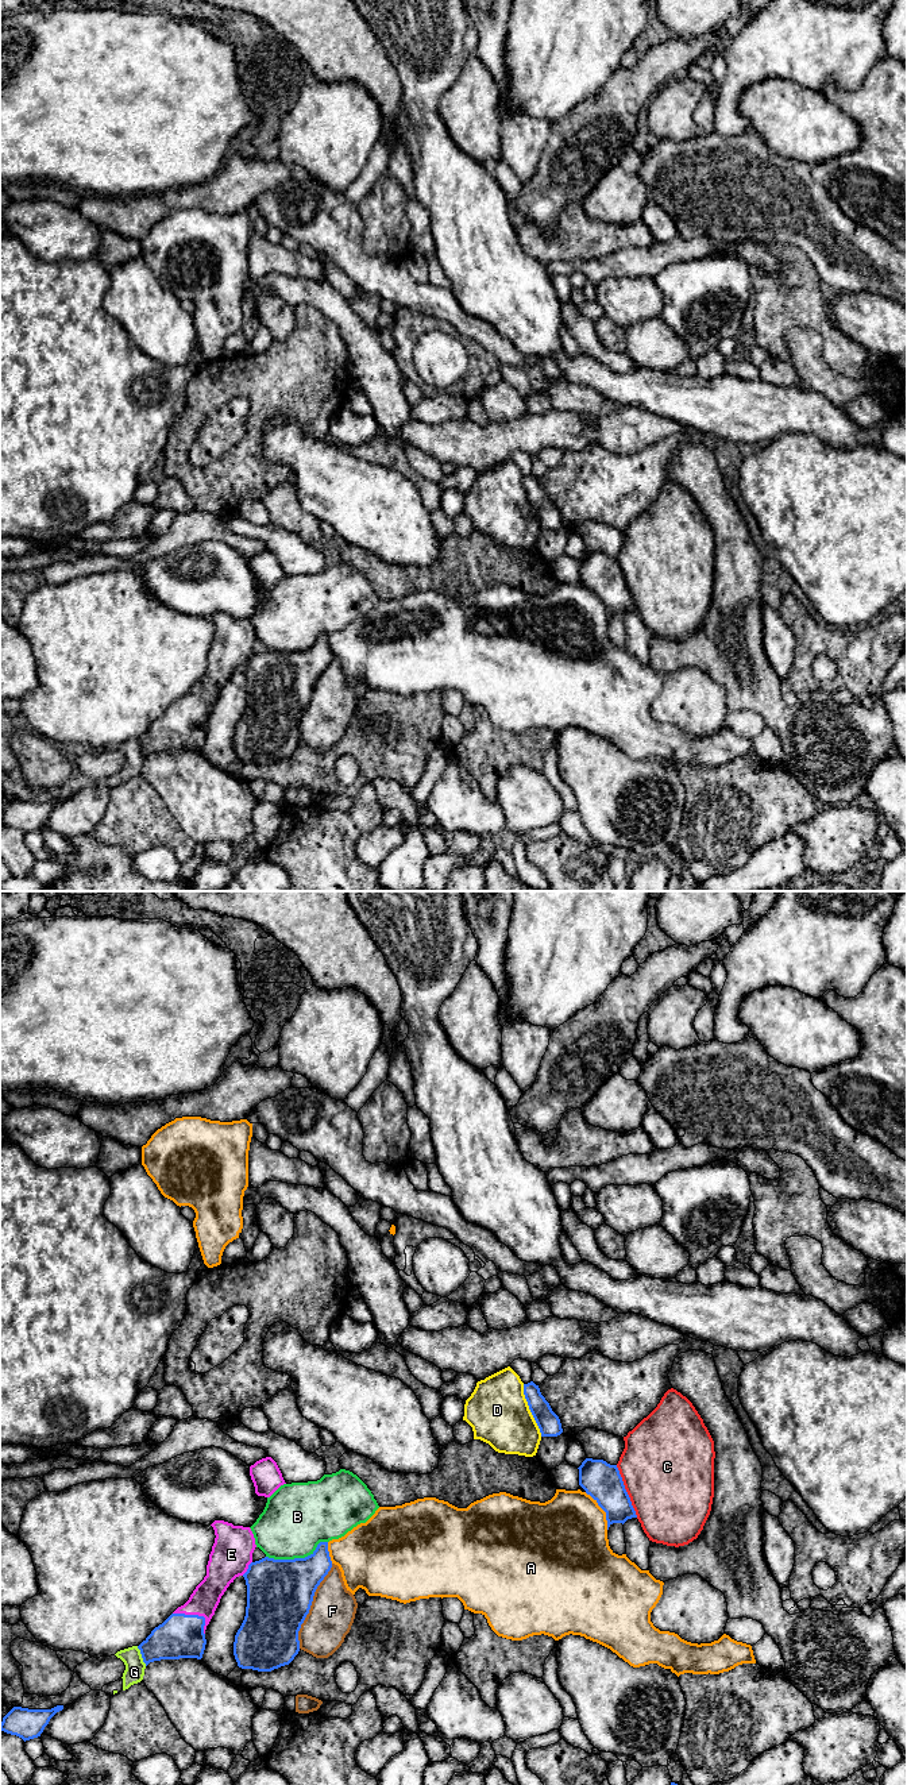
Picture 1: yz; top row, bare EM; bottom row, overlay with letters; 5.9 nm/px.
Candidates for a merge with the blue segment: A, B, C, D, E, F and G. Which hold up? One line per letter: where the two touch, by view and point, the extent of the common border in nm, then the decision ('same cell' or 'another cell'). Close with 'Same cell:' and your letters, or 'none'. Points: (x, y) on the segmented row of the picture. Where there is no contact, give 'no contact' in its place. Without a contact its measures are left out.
A: yz (602, 1508) | 260 nm | another cell
B: yz (297, 1558) | 380 nm | another cell
C: yz (625, 1491) | 340 nm | another cell
D: yz (529, 1408) | 340 nm | another cell
E: yz (197, 1615) | 240 nm | same cell
F: yz (311, 1604) | 550 nm | another cell
G: yz (142, 1656) | 130 nm | another cell
Same cell: E

